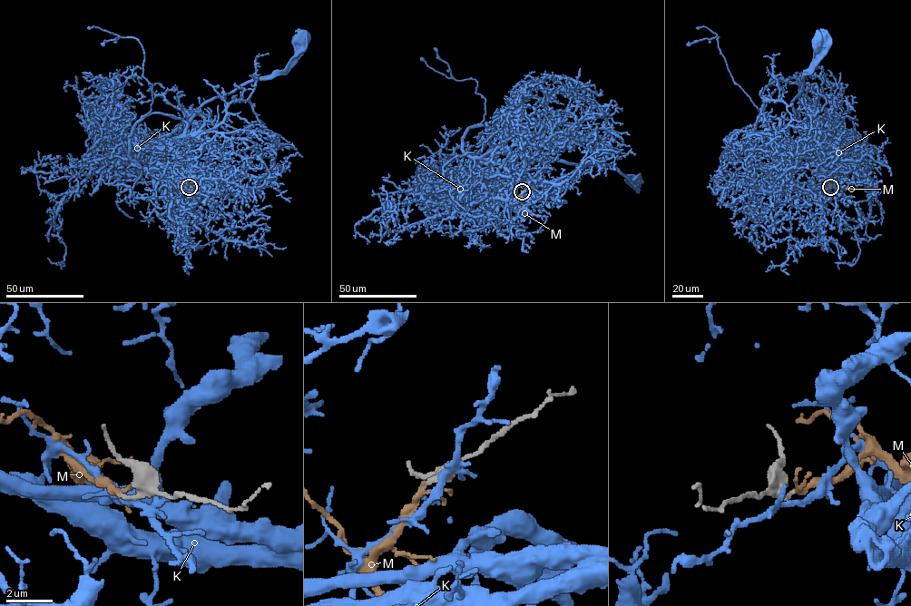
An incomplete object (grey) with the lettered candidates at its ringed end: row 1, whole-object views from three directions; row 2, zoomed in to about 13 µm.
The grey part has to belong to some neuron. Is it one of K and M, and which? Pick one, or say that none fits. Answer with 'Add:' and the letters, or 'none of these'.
Add: M

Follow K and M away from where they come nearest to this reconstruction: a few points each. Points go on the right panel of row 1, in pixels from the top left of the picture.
K: (830, 188), (837, 186), (837, 166), (827, 156), (778, 137), (794, 117), (792, 102), (801, 90), (820, 38)
M: (830, 187), (837, 184), (847, 189), (857, 188)

